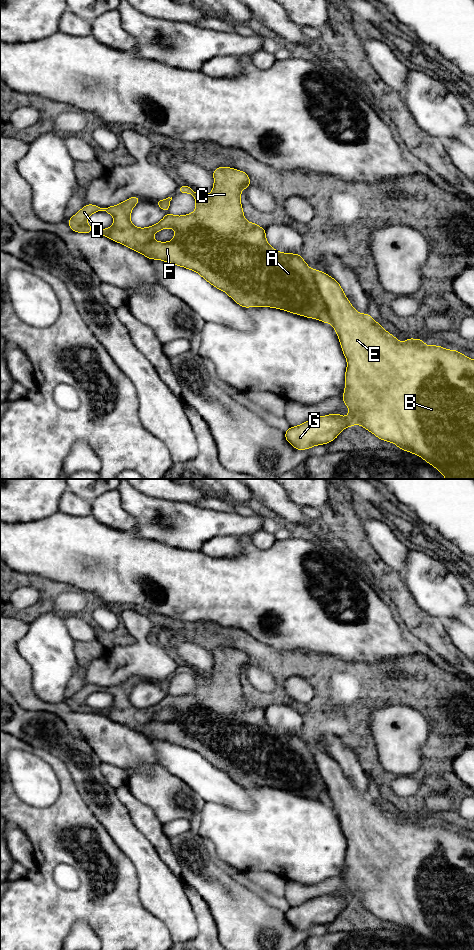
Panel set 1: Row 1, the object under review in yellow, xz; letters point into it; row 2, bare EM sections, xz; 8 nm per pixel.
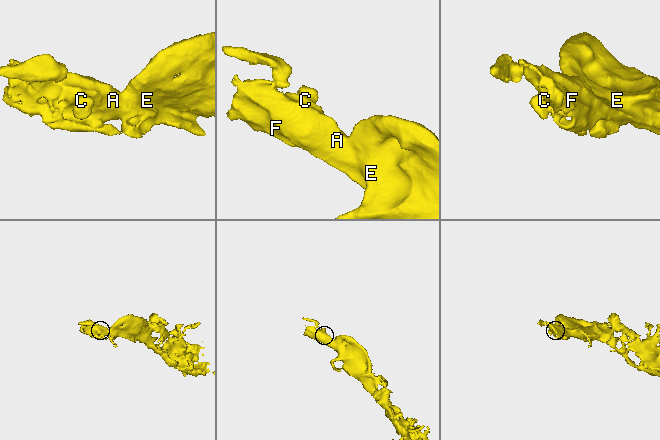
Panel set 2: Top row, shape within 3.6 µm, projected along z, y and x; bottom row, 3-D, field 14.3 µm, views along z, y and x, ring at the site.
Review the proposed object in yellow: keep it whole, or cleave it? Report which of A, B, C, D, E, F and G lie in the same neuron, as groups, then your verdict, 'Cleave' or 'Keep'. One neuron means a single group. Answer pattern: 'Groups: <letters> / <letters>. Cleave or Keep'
Groups: A C D F / B E G. Cleave

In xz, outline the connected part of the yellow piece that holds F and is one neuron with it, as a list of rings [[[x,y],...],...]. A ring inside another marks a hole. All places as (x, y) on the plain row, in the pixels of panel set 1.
[[[219,647],[213,652],[214,666],[209,675],[195,673],[189,666],[179,666],[180,673],[189,673],[196,680],[196,689],[193,693],[184,696],[167,694],[159,703],[147,707],[137,708],[130,701],[133,687],[141,680],[139,677],[131,677],[119,685],[101,688],[96,685],[85,685],[79,692],[68,700],[70,708],[74,712],[91,713],[94,709],[87,704],[87,698],[98,691],[105,691],[114,698],[114,704],[102,710],[97,710],[99,715],[128,726],[150,739],[163,740],[196,751],[211,765],[227,773],[236,783],[247,787],[272,787],[285,790],[294,794],[321,800],[330,803],[329,794],[322,776],[318,772],[312,749],[308,747],[299,734],[281,733],[272,728],[266,721],[265,709],[255,703],[245,700],[240,682],[241,671],[250,665],[249,656],[240,650],[229,647]],[[173,708],[175,716],[170,722],[158,722],[153,720],[153,715],[164,709]]]

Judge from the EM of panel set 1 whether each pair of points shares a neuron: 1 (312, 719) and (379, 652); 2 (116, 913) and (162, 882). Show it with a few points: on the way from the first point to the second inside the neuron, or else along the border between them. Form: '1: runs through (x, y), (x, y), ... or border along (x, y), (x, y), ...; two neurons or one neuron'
1: border along (393, 658), (370, 665); two neurons
2: border along (136, 875), (139, 901), (154, 916); two neurons

